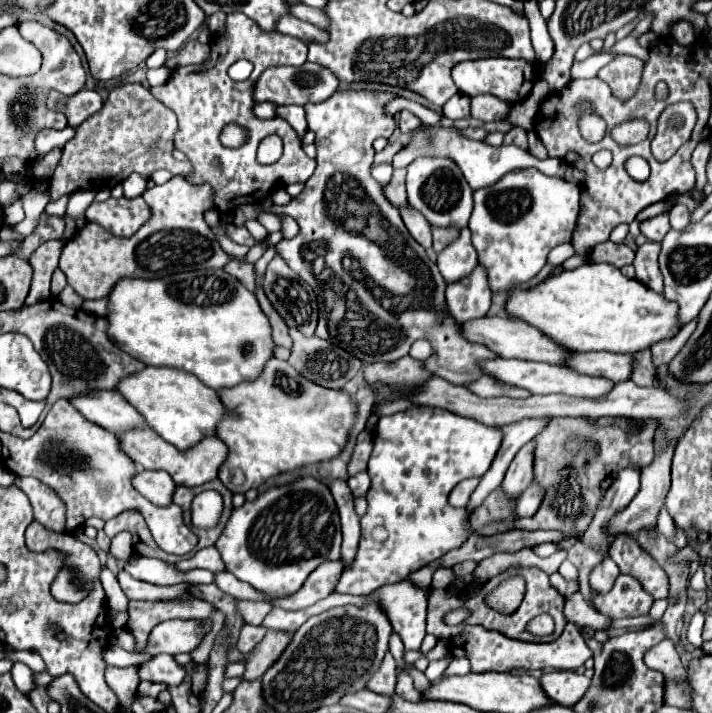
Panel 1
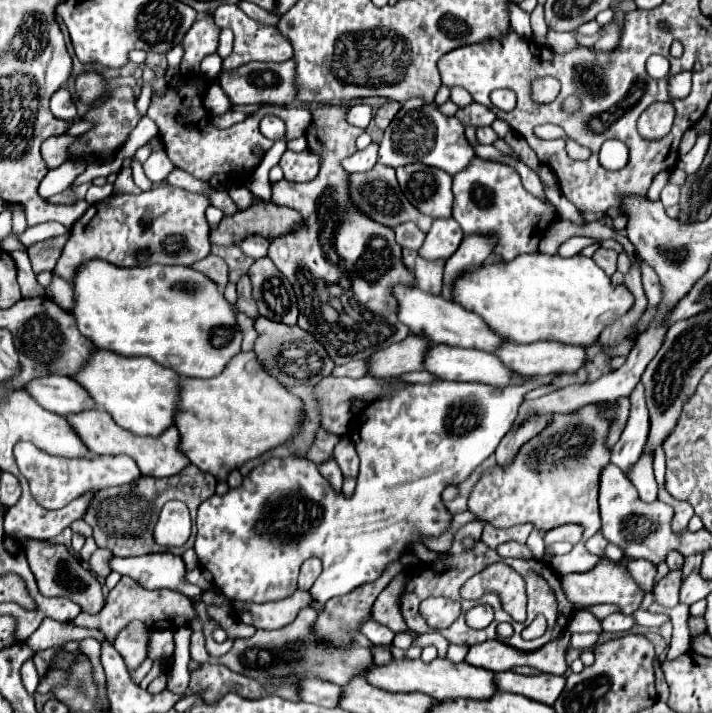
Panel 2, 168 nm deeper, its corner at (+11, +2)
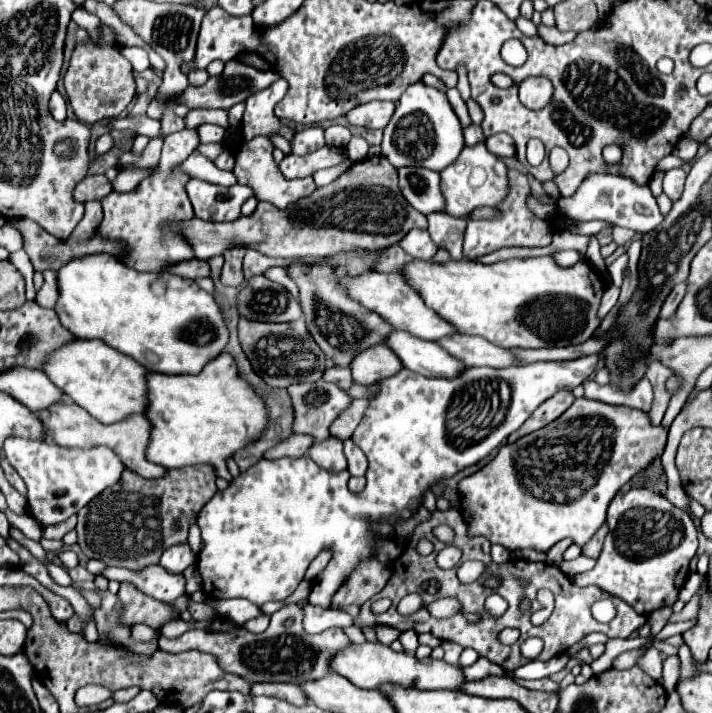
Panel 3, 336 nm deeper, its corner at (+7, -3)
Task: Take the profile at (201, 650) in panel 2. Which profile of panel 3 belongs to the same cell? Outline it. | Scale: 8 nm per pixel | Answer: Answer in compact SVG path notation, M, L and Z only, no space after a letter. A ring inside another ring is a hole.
M285 605L281 611L271 615L271 623L265 633L253 635L243 627L229 629L225 633L215 633L207 629L191 629L177 639L159 637L159 649L167 653L181 653L181 651L205 651L217 657L221 669L227 673L239 675L249 683L307 683L317 681L331 673L331 659L351 641L341 627L325 629L317 635L309 635L303 629L303 609L299 605ZM293 619L293 627L285 627L283 621Z

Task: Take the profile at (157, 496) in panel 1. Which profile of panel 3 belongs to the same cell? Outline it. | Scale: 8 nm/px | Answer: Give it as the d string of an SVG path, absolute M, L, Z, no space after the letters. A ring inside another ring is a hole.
M9 437L5 455L27 485L27 509L43 527L65 521L83 509L103 489L121 481L125 471L123 461L107 447L97 449L65 449L45 441L29 441Z

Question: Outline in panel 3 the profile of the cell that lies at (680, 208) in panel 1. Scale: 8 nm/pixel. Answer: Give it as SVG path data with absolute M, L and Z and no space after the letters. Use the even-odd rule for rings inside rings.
M671 169L665 173L665 179L663 179L663 193L671 199L671 201L677 201L683 193L683 183L685 183L685 177L687 173L683 169Z

